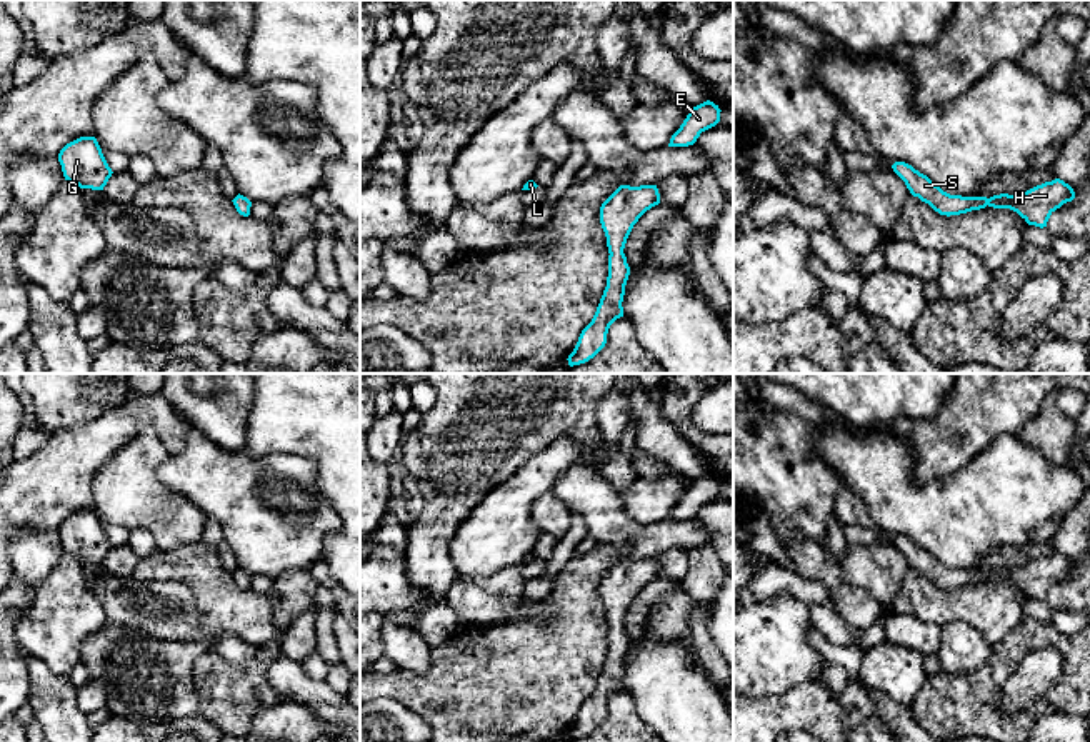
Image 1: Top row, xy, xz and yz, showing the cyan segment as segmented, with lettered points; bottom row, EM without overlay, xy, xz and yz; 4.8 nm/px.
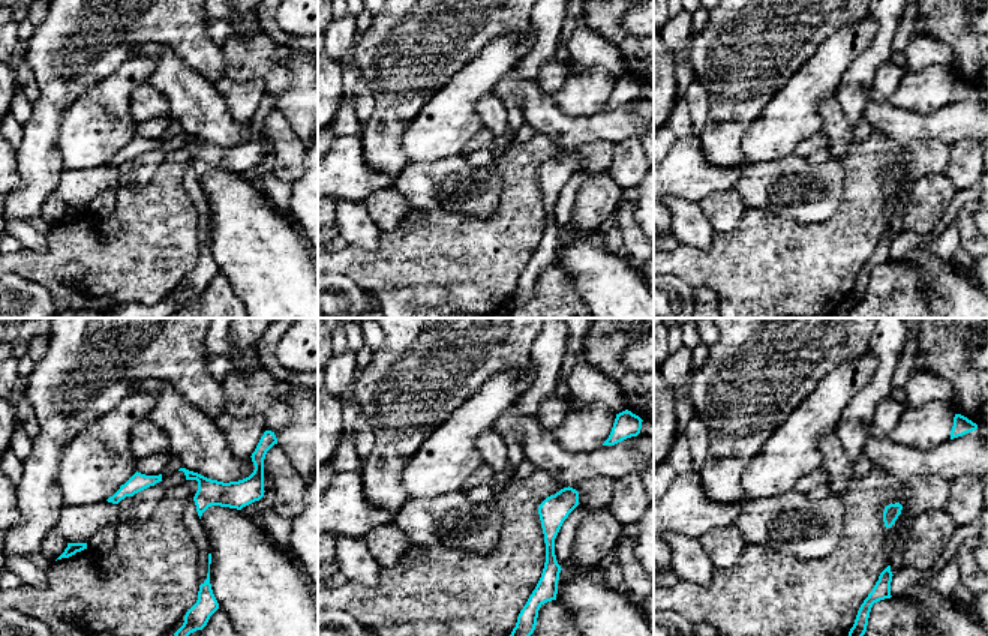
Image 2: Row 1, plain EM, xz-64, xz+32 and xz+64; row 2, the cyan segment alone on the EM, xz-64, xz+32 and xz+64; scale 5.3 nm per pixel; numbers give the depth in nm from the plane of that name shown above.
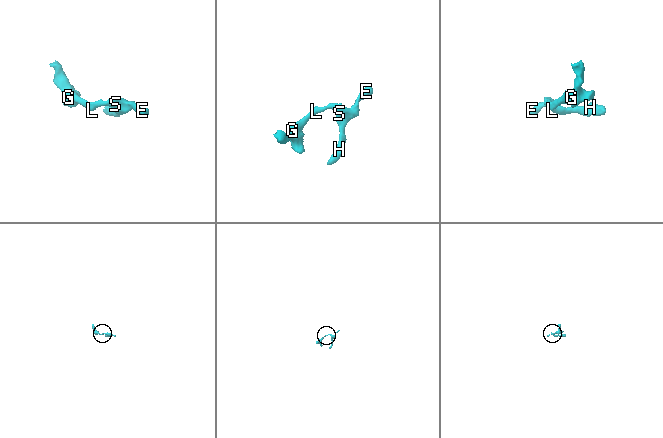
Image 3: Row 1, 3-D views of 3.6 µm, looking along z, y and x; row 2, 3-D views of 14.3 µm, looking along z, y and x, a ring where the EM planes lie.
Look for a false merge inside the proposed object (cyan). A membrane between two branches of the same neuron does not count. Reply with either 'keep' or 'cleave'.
keep

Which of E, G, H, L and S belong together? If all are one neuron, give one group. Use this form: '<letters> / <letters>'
E G H L S

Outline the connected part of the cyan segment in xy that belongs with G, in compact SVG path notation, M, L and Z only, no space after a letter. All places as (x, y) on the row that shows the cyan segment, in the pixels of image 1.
M95 137L67 143L58 153L58 162L65 180L80 188L103 190L113 173Z

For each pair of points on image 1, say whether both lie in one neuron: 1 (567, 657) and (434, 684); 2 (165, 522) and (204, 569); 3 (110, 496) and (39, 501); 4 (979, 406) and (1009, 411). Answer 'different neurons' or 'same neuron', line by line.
1: same neuron
2: different neurons
3: different neurons
4: same neuron

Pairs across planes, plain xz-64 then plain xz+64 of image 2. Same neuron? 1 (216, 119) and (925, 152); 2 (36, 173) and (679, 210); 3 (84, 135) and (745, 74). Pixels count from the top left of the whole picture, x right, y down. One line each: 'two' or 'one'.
1: two
2: two
3: two

